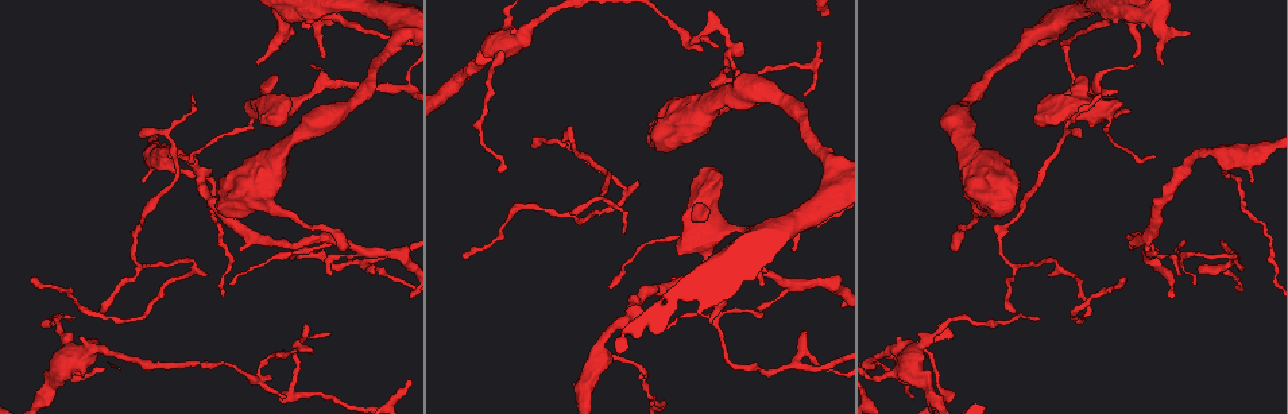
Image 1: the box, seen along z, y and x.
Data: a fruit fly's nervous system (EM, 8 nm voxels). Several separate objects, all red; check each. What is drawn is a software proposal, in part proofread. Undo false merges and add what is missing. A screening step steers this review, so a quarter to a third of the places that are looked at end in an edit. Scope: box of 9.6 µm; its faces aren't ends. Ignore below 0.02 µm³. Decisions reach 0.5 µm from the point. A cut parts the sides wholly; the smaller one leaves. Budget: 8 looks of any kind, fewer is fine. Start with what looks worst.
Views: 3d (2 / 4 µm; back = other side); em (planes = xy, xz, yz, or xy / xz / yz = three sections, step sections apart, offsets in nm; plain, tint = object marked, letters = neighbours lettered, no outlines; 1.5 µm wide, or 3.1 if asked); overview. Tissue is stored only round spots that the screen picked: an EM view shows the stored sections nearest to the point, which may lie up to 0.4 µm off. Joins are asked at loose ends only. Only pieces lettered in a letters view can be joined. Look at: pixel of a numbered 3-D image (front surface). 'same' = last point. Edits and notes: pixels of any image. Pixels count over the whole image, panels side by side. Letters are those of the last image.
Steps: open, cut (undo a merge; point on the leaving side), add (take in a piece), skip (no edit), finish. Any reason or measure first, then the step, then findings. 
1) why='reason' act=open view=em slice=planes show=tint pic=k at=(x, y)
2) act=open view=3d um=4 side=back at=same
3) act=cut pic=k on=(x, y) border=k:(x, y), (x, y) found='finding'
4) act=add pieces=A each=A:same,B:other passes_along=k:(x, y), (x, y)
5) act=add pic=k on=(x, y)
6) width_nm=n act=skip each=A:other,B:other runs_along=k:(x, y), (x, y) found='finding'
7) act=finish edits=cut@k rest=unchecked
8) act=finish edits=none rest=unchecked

why='thin arm on a thick one' act=open view=3d um=2 pic=1 at=(597, 360)

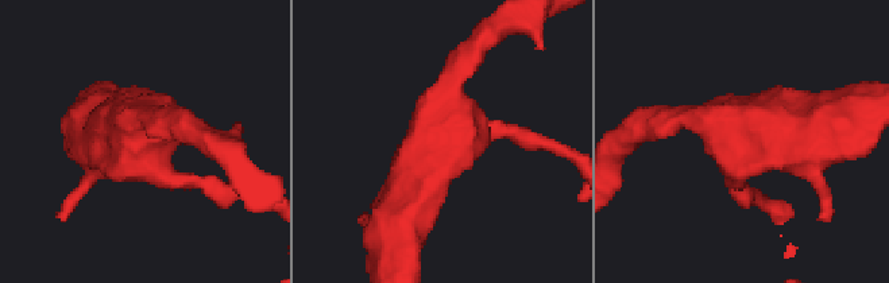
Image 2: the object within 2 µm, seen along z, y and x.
why='now the EM' act=open view=em slice=planes show=letters pic=2 at=(737, 122)

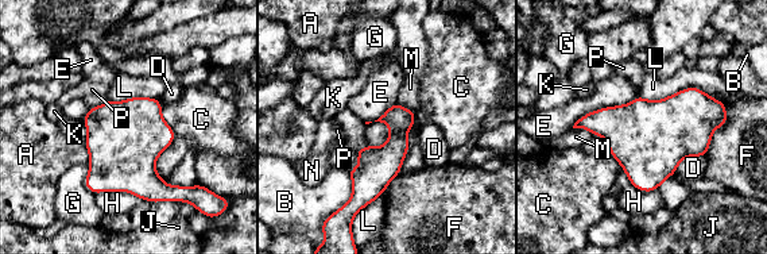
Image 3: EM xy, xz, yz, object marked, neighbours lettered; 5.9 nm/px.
width_nm=460 act=skip each=A:other,B:other,C:other,D:other,E:other,F:other,G:other,H:other,J:other,K:other,L:other,M:other,N:other,P:other runs_along=3:(396, 107), (396, 147), (365, 199) found='all the same neuron'

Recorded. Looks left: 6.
act=open view=em um=3.1 slice=xy step=16 show=letters pic=1 at=(1127, 112)

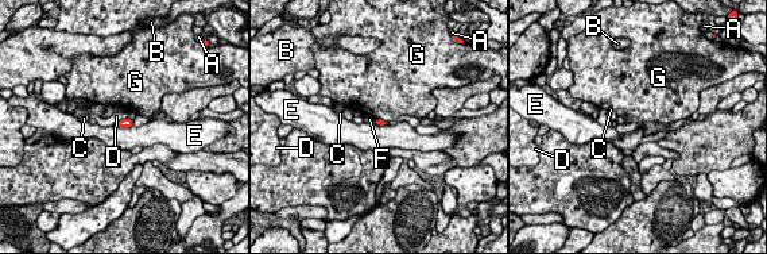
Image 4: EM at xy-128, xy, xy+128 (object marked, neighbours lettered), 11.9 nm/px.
longest_contact=E:220nm act=skip each=A:other,B:other,C:other,D:other,E:other,F:other,G:other border=4:(115, 124), (123, 127), (132, 126) found='no lettered piece goes on from it'

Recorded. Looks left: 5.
why='thin end' act=open view=em slice=planes show=letters pic=1 at=(329, 273)

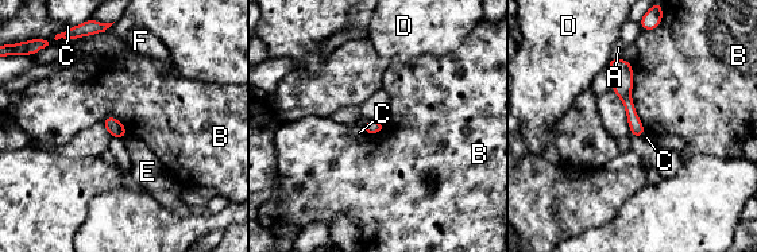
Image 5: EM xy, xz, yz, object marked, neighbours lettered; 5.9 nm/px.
act=skip each=A:other,B:other,C:other,D:other,E:other,F:other runs_along=5:(613, 62), (621, 70), (637, 134) found='no lettered piece goes on from it'

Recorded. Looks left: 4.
act=finish edits=none rest=unchecked

